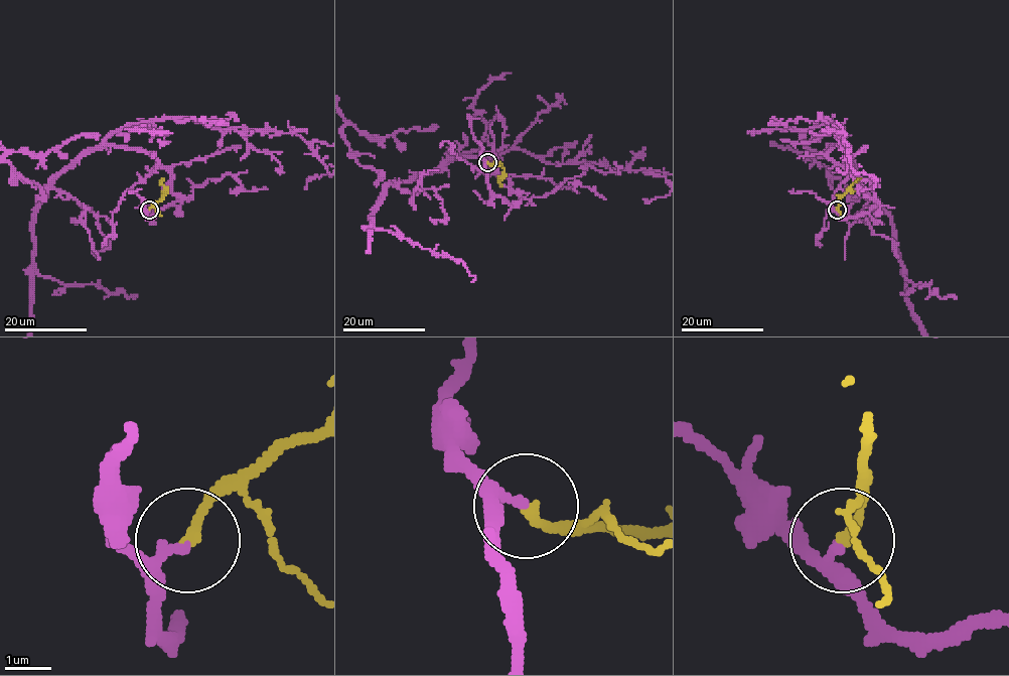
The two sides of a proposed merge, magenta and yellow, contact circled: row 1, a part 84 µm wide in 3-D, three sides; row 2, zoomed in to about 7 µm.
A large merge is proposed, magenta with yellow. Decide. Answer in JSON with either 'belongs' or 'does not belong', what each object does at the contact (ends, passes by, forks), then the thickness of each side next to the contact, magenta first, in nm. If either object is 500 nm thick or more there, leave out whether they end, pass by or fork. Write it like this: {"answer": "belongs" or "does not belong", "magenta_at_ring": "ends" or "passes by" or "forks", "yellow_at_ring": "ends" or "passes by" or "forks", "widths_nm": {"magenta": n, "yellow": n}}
{"answer": "belongs", "magenta_at_ring": "passes by", "yellow_at_ring": "ends", "widths_nm": {"magenta": 140, "yellow": 240}}

